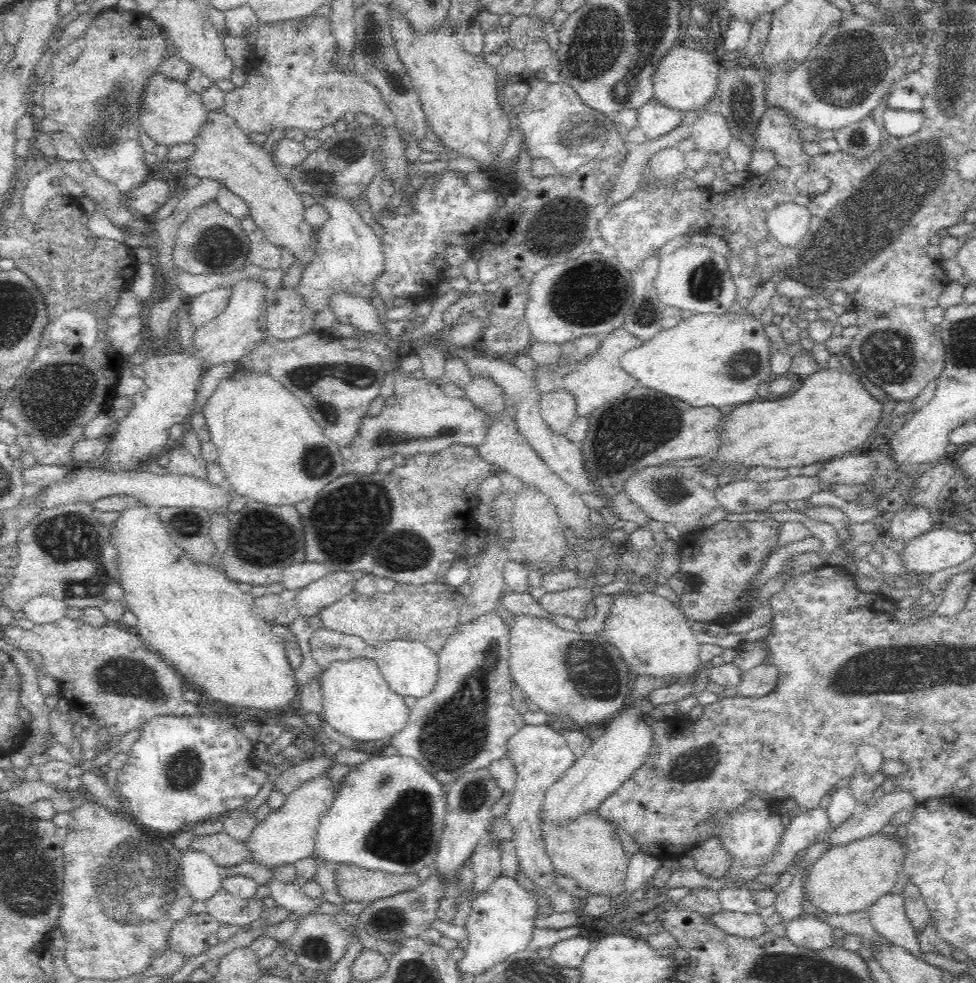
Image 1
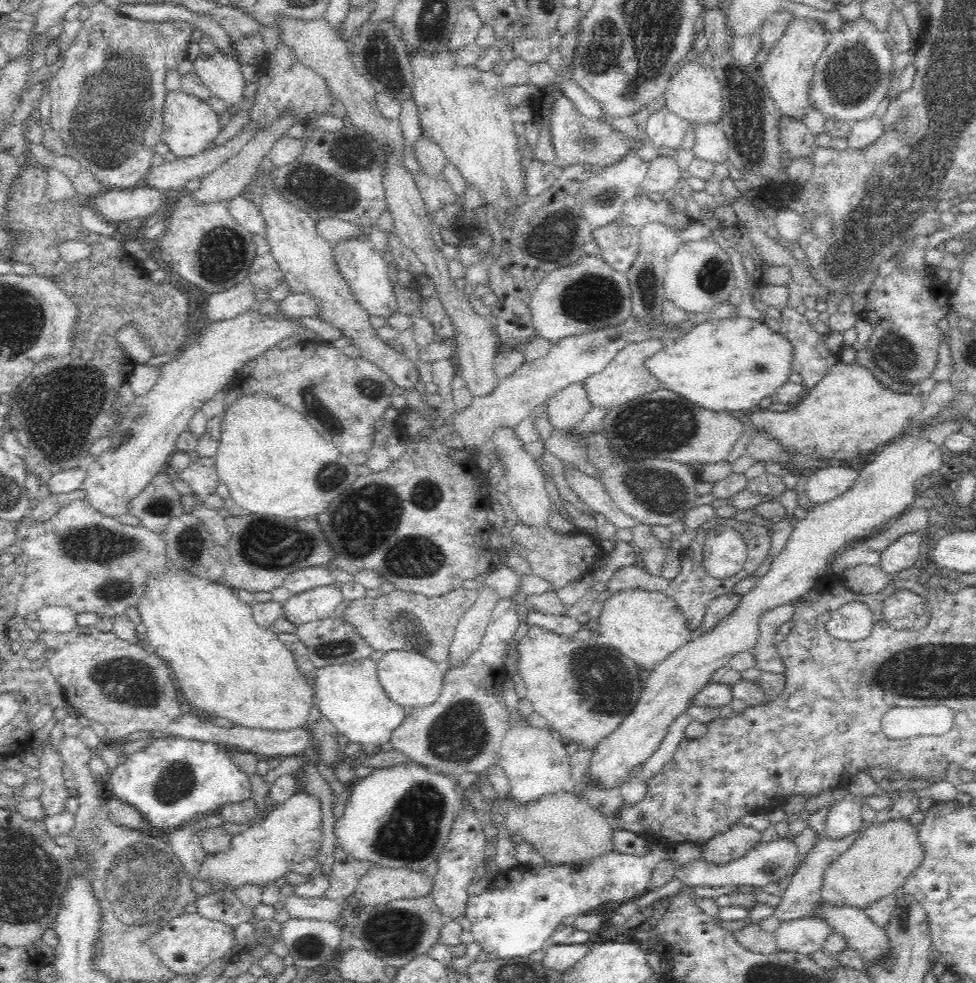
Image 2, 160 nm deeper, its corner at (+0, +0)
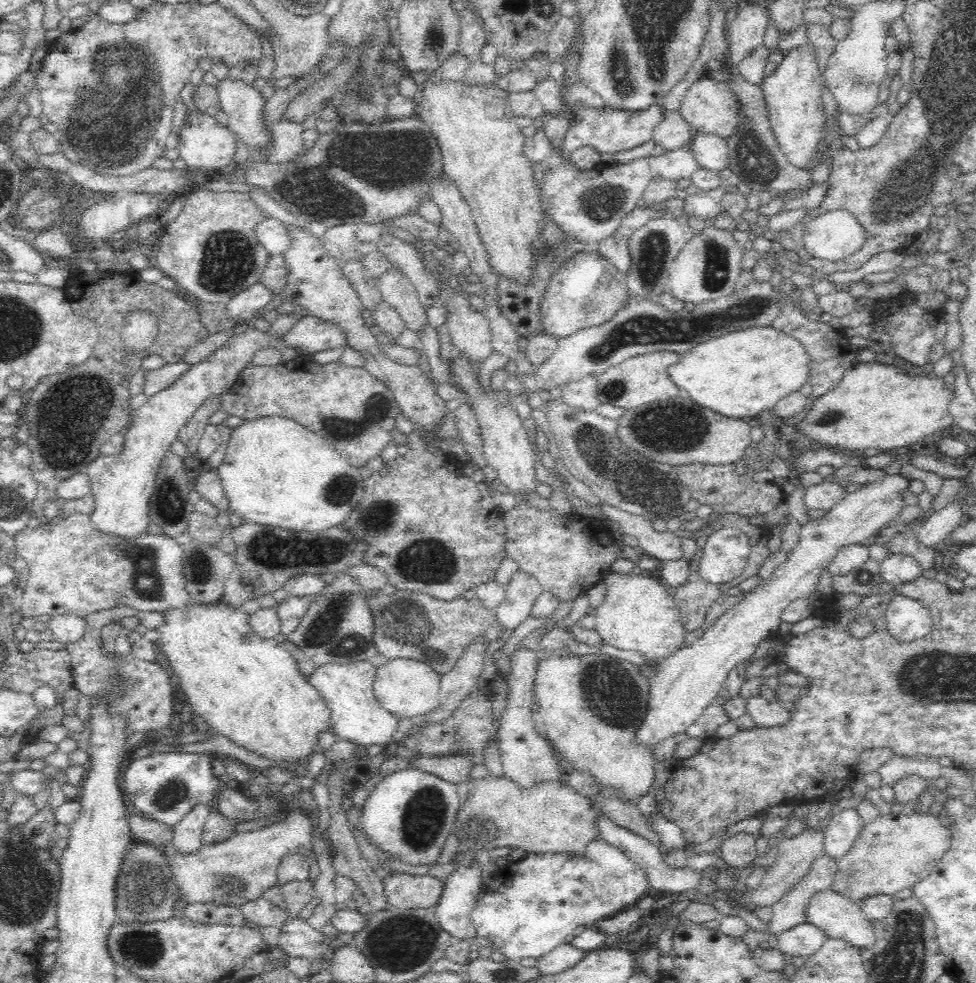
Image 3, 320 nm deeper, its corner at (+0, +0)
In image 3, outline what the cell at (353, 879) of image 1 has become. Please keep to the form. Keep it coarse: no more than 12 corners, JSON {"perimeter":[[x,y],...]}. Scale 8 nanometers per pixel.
{"perimeter":[[390,874],[385,904],[436,906],[443,882],[432,875]]}

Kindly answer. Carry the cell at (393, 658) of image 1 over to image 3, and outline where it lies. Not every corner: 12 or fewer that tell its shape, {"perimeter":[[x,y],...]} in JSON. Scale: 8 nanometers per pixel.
{"perimeter":[[394,658],[375,696],[399,719],[430,716],[441,679],[427,662]]}

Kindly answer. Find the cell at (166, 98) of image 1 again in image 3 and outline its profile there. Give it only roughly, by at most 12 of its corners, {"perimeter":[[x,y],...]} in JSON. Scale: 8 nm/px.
{"perimeter":[[196,108],[178,130],[188,167],[217,175],[234,164],[235,134]]}

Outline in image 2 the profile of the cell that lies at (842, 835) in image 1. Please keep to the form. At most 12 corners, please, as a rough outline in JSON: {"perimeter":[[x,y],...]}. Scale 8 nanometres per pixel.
{"perimeter":[[872,822],[820,838],[793,874],[773,915],[781,923],[812,916],[824,869]]}

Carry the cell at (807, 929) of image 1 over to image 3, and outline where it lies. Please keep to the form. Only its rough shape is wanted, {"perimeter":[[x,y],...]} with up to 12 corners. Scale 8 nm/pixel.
{"perimeter":[[806,921],[777,937],[777,950],[802,962],[828,938]]}

